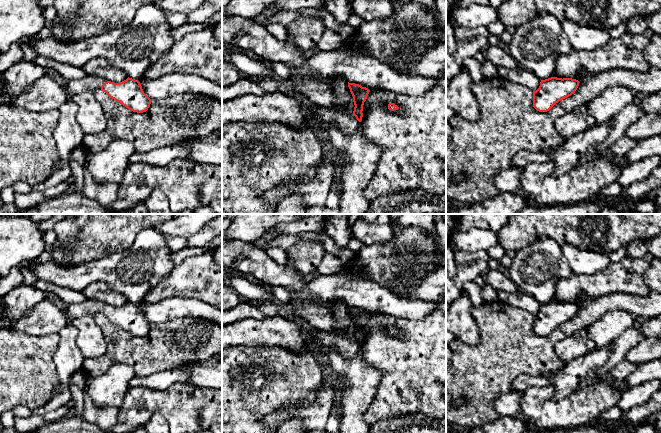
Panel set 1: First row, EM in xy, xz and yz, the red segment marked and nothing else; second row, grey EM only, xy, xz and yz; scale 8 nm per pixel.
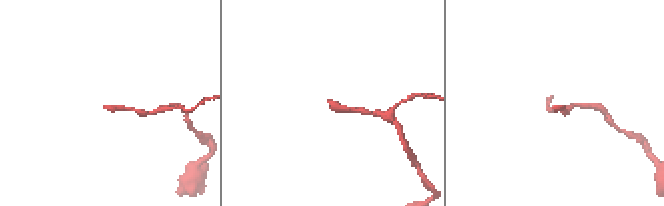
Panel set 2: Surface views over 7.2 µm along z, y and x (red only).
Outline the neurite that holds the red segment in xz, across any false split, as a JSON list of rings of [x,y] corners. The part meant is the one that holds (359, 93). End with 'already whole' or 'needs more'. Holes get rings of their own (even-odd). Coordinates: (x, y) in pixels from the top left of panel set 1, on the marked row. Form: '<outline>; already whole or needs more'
[[[348,82],[348,87],[353,96],[353,102],[355,105],[353,115],[356,117],[356,119],[359,122],[361,122],[362,117],[363,117],[363,113],[362,113],[363,105],[367,99],[367,96],[369,94],[370,90],[366,87],[362,87],[359,84],[349,83],[349,82]]]; already whole

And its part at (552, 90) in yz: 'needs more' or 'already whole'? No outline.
already whole

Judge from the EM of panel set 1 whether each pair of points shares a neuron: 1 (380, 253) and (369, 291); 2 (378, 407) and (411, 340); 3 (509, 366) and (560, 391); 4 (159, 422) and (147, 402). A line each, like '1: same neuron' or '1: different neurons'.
1: different neurons
2: same neuron
3: different neurons
4: different neurons

